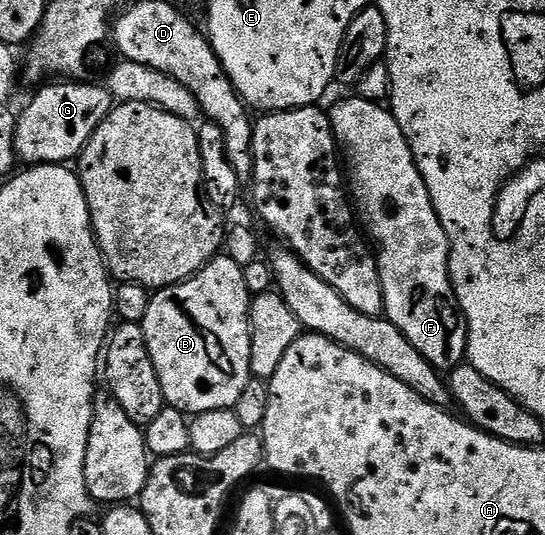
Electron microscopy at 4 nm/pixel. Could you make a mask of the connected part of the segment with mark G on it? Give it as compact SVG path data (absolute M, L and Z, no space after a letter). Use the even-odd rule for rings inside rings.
M100 82L45 83L45 88L24 109L19 109L16 118L16 155L25 165L67 165L79 157L94 130L98 130L114 107L112 91L103 83L96 83Z

